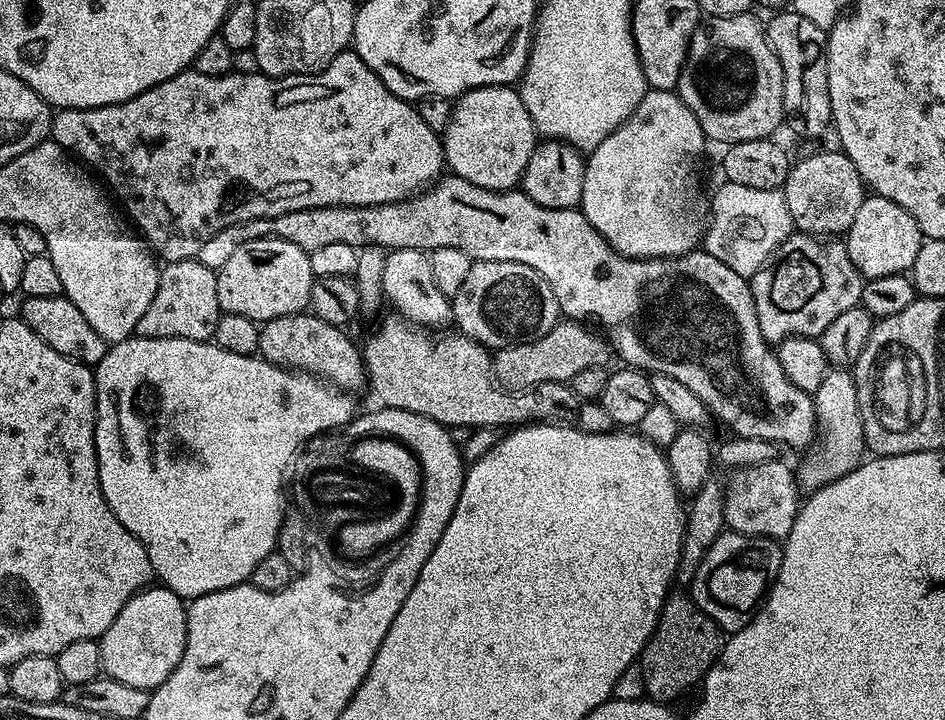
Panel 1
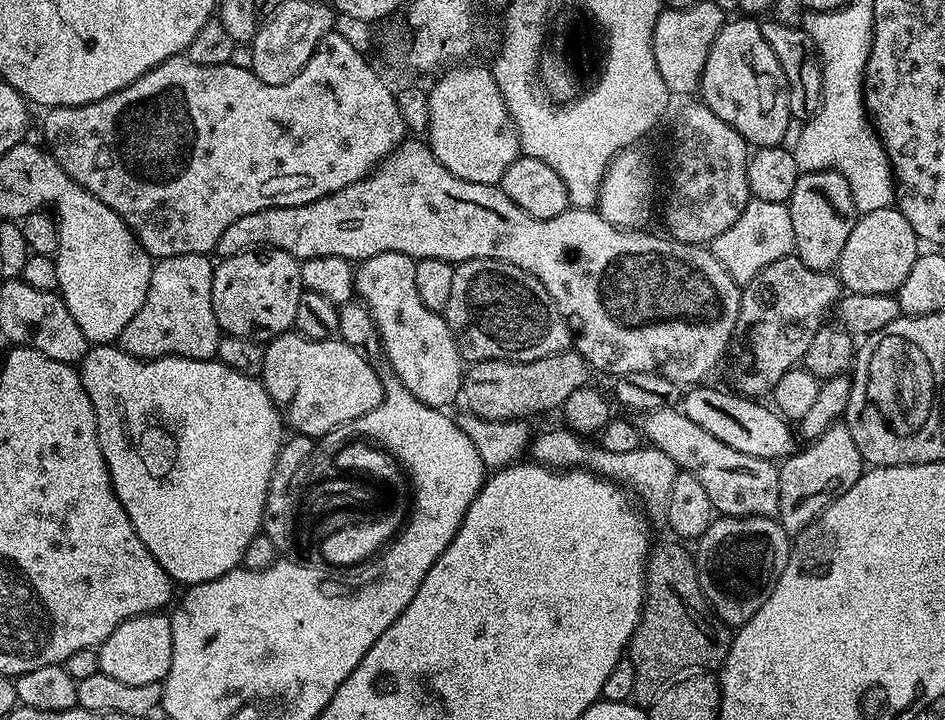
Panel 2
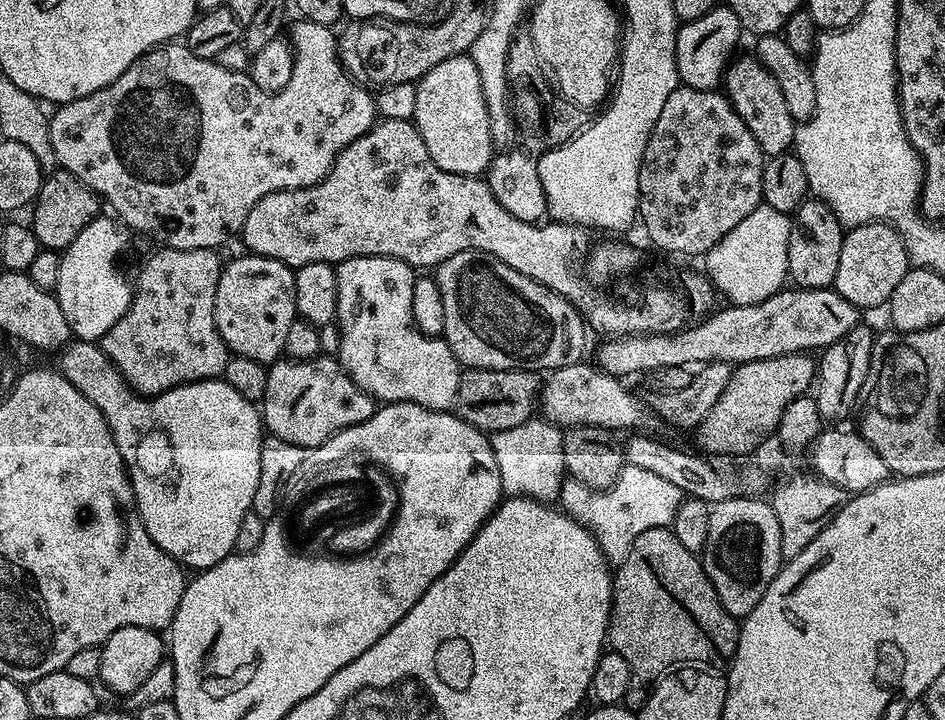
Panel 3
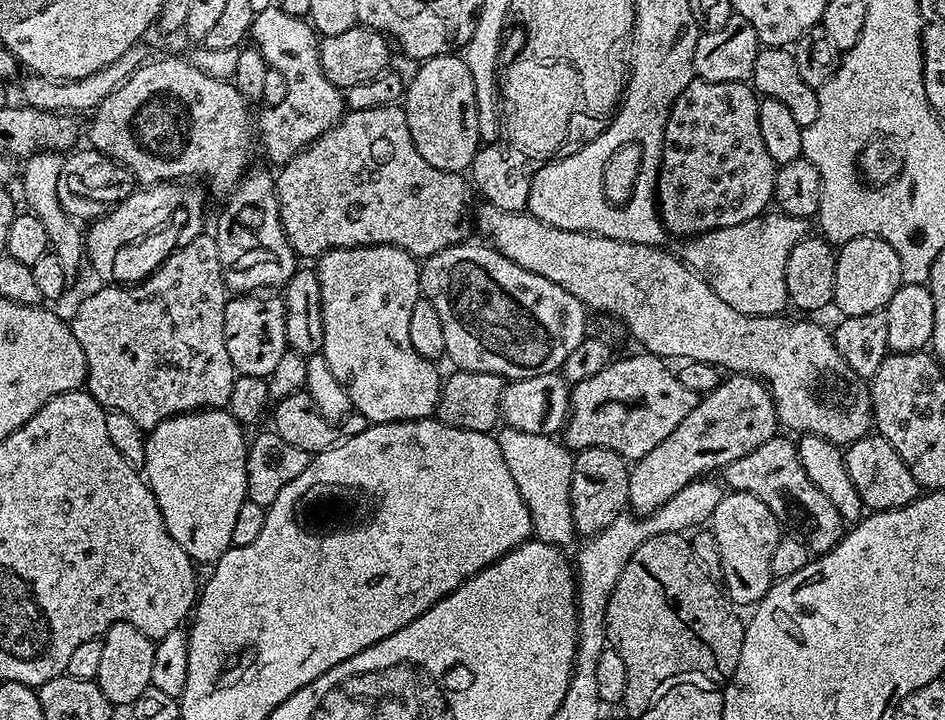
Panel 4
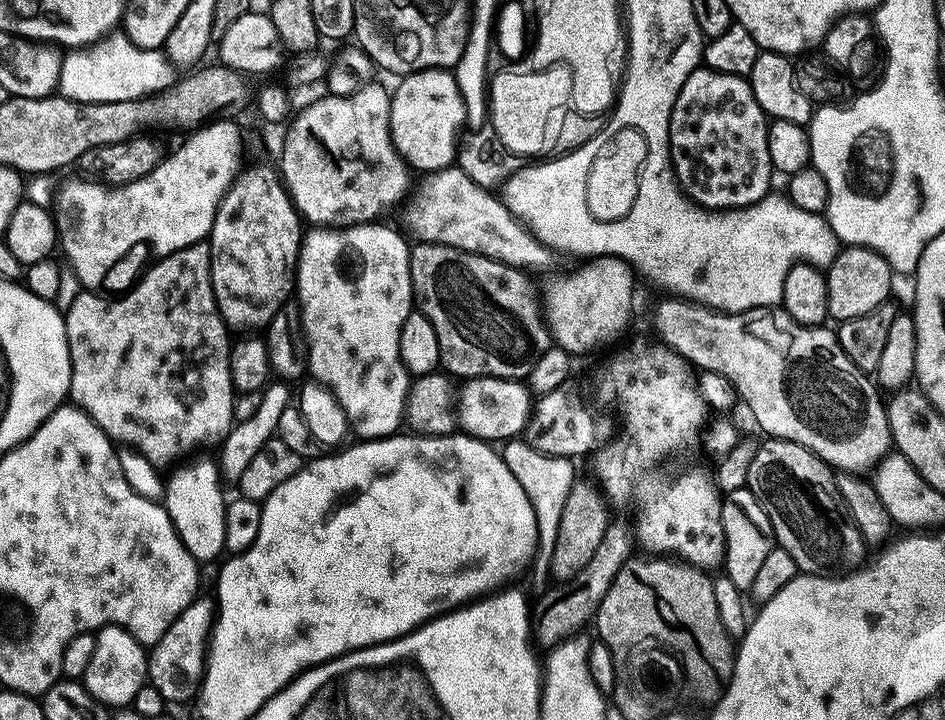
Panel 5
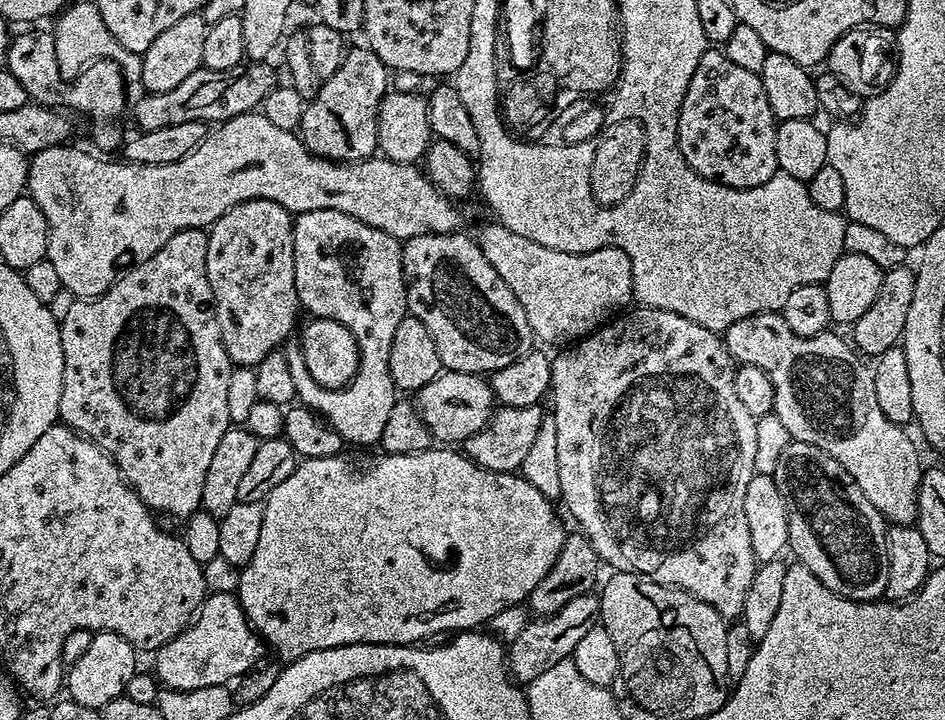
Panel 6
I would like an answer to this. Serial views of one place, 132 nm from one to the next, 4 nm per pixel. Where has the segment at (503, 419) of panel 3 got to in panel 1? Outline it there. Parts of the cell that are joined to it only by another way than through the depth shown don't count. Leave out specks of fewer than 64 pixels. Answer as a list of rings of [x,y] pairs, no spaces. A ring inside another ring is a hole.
[[[564,318],[542,338],[495,349],[492,370],[497,385],[508,390],[531,390],[542,382],[570,382],[574,374],[589,366],[605,367],[609,363],[610,345],[599,331],[591,332],[588,328],[591,327],[587,323]]]

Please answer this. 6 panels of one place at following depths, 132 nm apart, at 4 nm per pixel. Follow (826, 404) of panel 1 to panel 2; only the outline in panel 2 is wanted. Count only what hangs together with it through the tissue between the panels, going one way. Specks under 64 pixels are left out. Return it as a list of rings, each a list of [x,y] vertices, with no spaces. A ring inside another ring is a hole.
[[[837,422],[830,425],[825,433],[814,441],[805,443],[803,447],[792,453],[779,465],[780,477],[778,478],[778,519],[780,525],[789,534],[798,534],[806,526],[810,526],[822,513],[824,509],[844,492],[858,478],[864,475],[866,465],[858,446],[854,446],[854,438],[850,438],[850,430],[847,424]]]

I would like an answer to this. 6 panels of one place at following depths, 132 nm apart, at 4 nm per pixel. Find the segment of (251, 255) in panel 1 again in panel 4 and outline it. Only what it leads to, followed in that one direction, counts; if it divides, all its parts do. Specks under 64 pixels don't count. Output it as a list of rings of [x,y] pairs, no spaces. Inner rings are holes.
[[[236,294],[224,306],[226,354],[241,376],[267,377],[278,366],[282,354],[289,351],[284,321],[284,302],[279,295]]]

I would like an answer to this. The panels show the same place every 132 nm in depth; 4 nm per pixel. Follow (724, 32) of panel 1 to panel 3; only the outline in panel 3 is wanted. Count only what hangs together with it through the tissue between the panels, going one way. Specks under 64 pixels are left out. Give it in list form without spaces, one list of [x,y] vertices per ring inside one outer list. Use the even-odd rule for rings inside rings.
[[[755,55],[739,56],[729,63],[724,73],[723,91],[729,102],[736,107],[742,122],[746,122],[750,134],[754,134],[765,157],[781,156],[793,147],[797,121],[792,119],[786,98],[782,98],[782,90],[778,82],[774,82],[774,74],[770,74],[770,70],[766,70],[766,66],[762,66]]]

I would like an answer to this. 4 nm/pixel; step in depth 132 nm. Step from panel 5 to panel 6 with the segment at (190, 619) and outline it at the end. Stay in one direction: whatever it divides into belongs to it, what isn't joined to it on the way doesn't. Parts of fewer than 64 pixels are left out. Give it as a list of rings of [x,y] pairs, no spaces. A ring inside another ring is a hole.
[[[213,592],[205,595],[192,623],[170,642],[156,649],[154,675],[165,689],[174,692],[227,685],[228,680],[235,681],[257,667],[256,659],[260,656],[260,648],[262,649],[261,637],[256,635],[239,599],[231,592]]]

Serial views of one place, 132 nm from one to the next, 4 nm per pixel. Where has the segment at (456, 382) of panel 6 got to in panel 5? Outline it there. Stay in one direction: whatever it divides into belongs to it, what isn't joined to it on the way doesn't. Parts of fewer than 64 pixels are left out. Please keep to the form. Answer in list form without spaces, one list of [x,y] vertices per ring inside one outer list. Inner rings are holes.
[[[474,376],[463,381],[464,389],[459,389],[458,403],[455,405],[458,424],[469,436],[485,442],[507,442],[519,437],[528,425],[528,417],[532,415],[534,407],[533,397],[529,389],[518,380],[503,380],[497,376]]]

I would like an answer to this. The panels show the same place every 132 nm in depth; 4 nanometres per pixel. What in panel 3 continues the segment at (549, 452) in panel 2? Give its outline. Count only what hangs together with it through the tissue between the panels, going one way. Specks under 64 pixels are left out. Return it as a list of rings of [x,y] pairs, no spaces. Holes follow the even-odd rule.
[[[625,464],[616,481],[603,490],[591,488],[571,478],[565,478],[561,482],[558,504],[571,520],[578,521],[583,528],[592,533],[593,538],[598,539],[598,532],[604,534],[604,538],[606,538],[606,536],[610,536],[608,534],[610,528],[614,530],[620,524],[624,524],[618,520],[622,520],[622,516],[626,516],[624,512],[628,508],[630,508],[630,514],[634,512],[636,518],[646,518],[644,526],[648,526],[648,530],[650,530],[650,526],[655,528],[669,527],[674,522],[680,509],[680,503],[685,498],[686,494],[682,490],[678,490],[678,486],[664,481],[659,474],[654,474],[651,470],[641,470],[638,466]],[[648,500],[650,500],[650,508],[648,508]],[[608,516],[620,516],[620,518],[608,518]],[[604,528],[608,532],[604,532]]]

